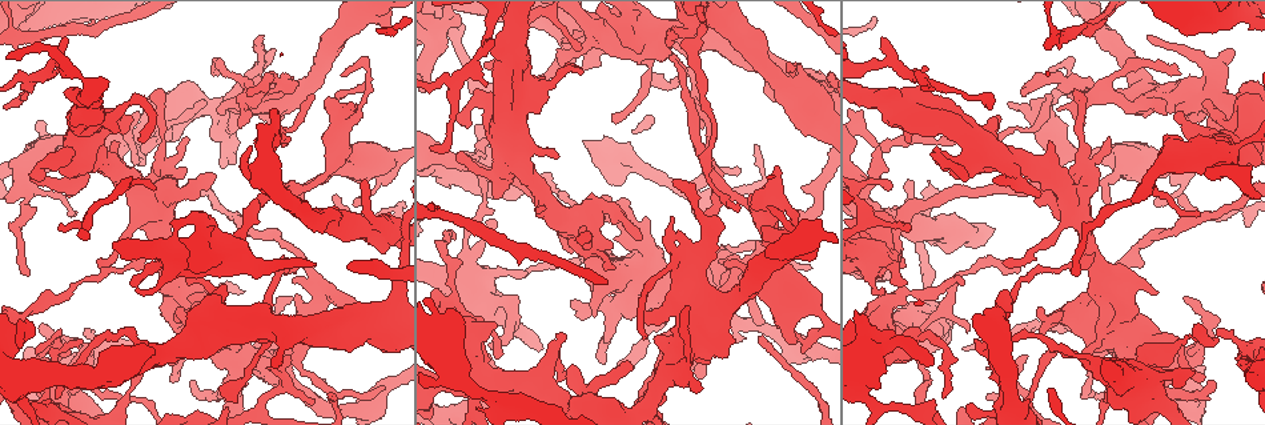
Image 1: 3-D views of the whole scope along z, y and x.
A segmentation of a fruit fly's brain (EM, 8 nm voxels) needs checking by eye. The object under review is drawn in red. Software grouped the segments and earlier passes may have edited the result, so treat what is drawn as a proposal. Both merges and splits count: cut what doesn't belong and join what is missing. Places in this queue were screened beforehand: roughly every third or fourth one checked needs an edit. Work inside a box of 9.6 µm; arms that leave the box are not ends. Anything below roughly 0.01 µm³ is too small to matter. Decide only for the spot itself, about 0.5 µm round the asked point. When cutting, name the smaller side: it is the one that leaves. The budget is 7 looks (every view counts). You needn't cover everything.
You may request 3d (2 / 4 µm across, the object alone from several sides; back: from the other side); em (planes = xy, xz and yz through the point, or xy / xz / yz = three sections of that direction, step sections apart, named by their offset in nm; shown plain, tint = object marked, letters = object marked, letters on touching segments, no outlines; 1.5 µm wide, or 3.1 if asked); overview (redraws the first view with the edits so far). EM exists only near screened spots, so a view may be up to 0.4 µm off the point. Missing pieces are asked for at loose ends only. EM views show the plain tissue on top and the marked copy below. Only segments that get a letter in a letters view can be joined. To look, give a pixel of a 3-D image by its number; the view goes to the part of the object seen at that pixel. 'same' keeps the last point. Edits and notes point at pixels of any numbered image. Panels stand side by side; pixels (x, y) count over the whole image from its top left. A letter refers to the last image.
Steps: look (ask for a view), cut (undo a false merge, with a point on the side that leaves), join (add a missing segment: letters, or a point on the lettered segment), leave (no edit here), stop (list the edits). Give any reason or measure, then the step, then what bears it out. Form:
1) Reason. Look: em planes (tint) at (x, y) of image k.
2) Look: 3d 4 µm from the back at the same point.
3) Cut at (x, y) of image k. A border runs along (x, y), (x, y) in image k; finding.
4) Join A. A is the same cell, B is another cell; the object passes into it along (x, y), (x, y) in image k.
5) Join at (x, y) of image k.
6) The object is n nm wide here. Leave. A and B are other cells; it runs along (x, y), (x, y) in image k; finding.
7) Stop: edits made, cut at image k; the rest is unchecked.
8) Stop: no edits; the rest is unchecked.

Tapers out. Look: em planes (tint) at (891, 187) of image 1.

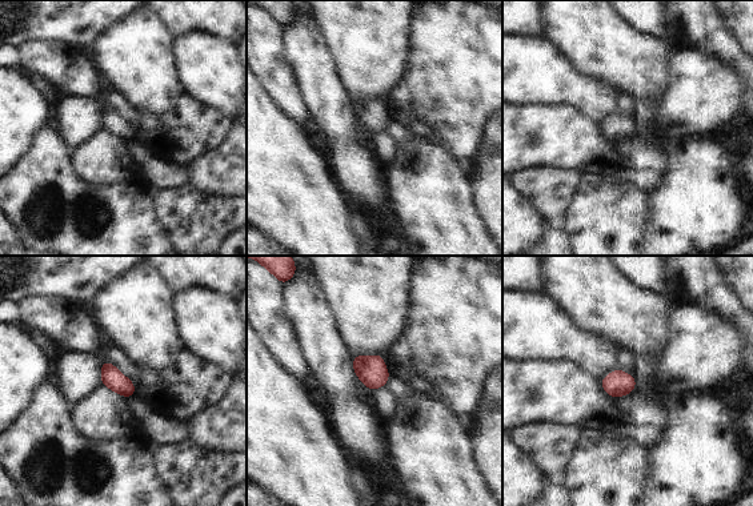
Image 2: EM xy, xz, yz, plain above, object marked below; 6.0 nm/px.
Look: em planes (letters) at the same point.

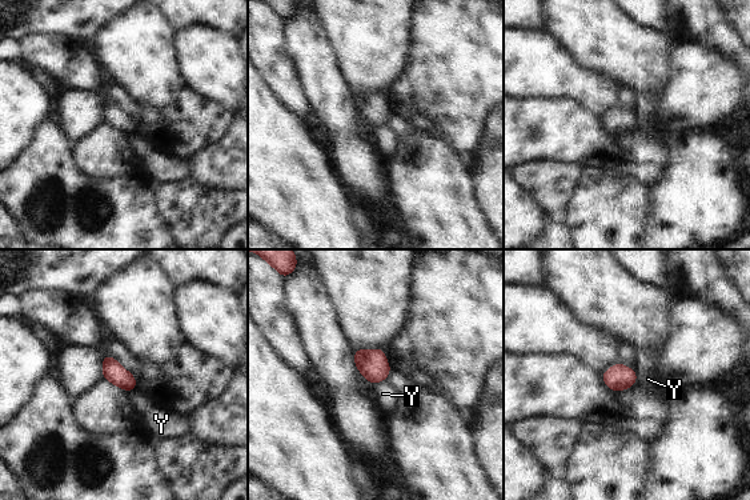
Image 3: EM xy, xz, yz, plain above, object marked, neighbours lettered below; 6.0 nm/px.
The longest contact is with Y, 100 nm. Leave. Y is another cell; a border runs along (385, 379), (371, 386) in image 3; no lettered segment goes on from it.

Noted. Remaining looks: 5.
Long arm stops here. Look: em xy step 8 (letters) at (36, 350) of image 1.

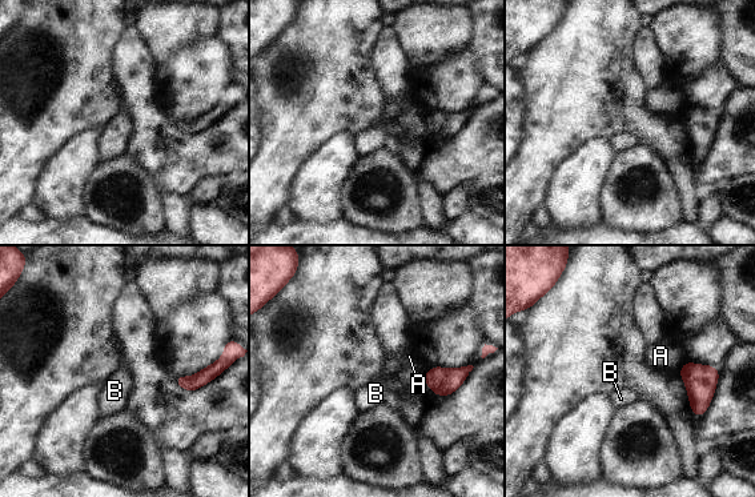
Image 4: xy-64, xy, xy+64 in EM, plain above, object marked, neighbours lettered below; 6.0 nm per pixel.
Another direction. Look: em planes (letters) at the same point.

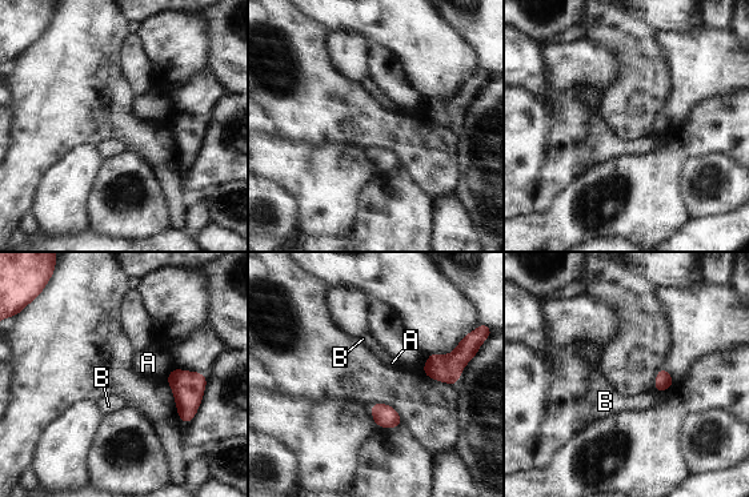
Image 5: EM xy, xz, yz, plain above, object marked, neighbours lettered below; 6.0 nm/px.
Leave. A and B are other cells; a border runs along (655, 389), (661, 392) in image 5; none of them fits.

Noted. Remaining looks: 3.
Sudden change in width. Look: em planes (letters) at (1084, 155) of image 1.

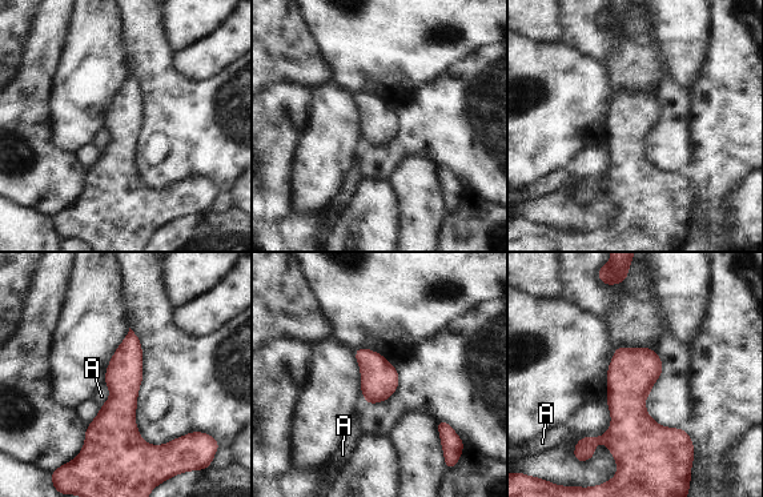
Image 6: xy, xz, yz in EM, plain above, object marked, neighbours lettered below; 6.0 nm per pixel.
The longest contact is with A, 150 nm. Leave. A is another cell; continuous, no second cell.

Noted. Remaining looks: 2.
Stop: no edits; the rest is unchecked.

